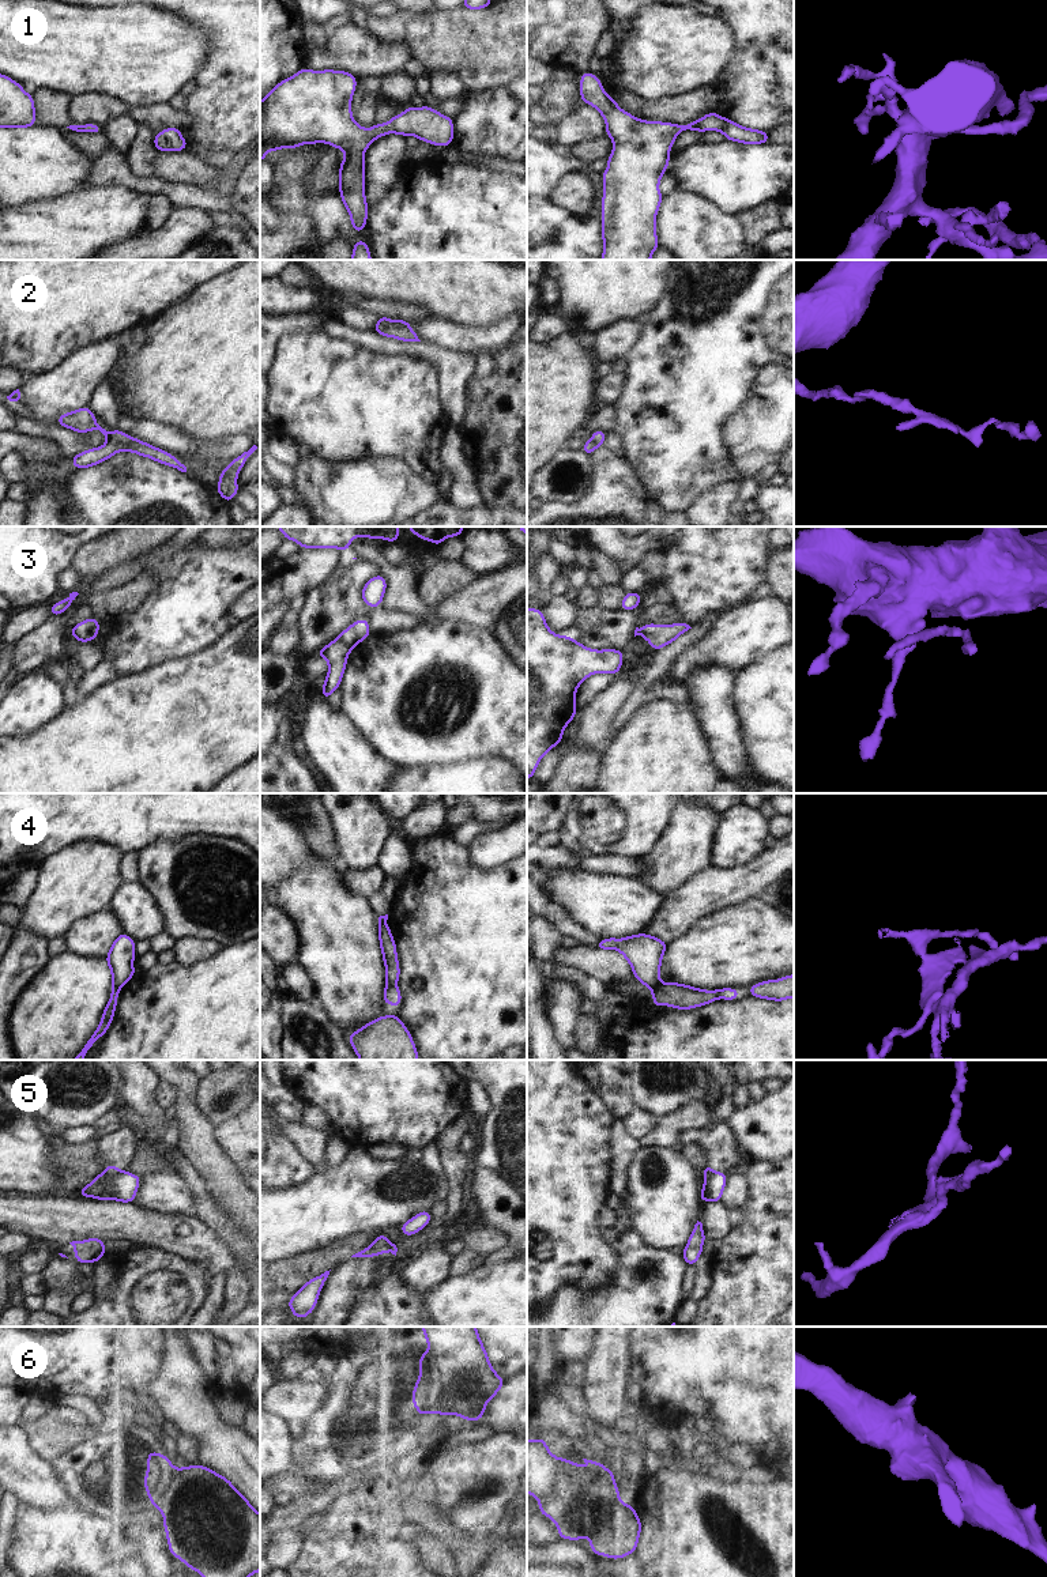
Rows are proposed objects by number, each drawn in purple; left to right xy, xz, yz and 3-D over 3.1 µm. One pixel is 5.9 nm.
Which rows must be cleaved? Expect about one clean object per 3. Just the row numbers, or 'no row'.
3, 4, 5

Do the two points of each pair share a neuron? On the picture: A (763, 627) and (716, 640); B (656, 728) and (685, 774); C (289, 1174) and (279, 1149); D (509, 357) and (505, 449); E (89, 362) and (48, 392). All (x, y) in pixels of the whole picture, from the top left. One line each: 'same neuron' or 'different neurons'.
A: same neuron
B: same neuron
C: same neuron
D: same neuron
E: same neuron

